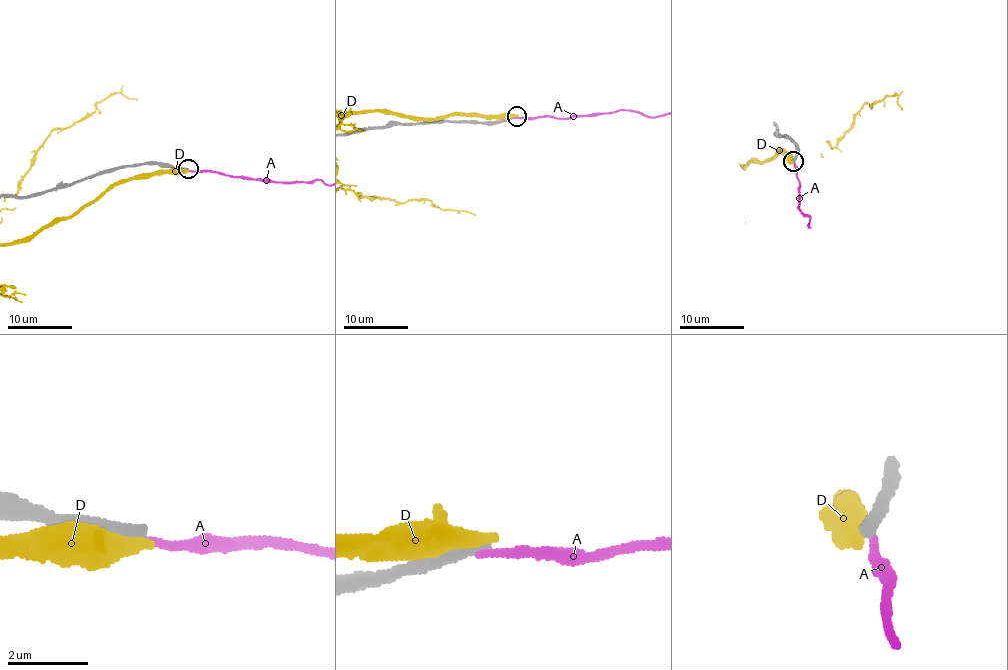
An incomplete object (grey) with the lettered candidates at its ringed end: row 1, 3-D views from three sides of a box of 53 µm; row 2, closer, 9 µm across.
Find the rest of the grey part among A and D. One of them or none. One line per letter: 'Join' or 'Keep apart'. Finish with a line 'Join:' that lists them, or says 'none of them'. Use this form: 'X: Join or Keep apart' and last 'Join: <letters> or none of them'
A: Keep apart
D: Keep apart
Join: none of them

